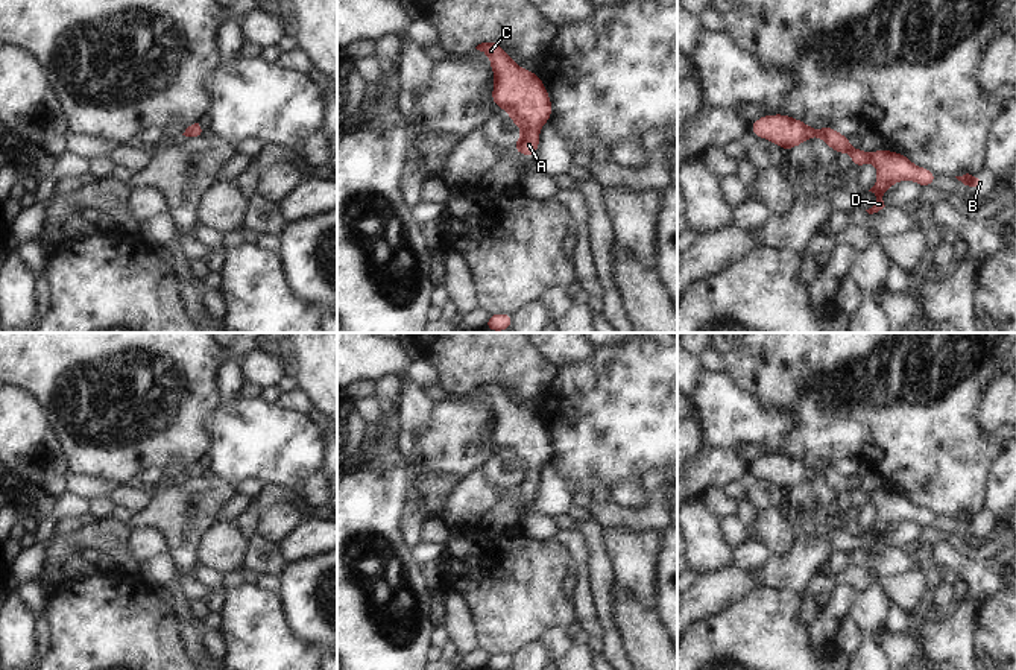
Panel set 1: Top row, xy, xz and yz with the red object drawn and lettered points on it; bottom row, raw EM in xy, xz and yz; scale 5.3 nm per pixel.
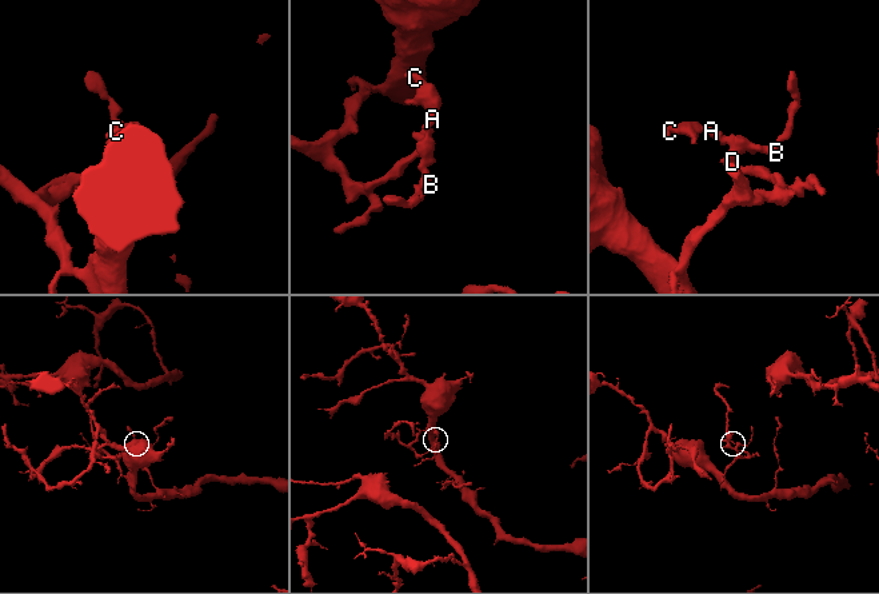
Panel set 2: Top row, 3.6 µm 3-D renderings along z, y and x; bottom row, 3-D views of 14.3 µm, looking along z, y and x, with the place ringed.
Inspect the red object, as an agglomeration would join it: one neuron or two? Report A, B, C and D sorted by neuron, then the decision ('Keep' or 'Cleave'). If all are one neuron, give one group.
Groups: A B C D. Keep.

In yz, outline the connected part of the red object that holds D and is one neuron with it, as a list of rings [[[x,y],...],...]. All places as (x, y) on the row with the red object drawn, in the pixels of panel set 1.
[[[785,114],[762,115],[755,120],[749,129],[759,138],[773,141],[784,150],[790,150],[811,137],[822,138],[837,153],[850,153],[852,166],[861,167],[866,163],[873,163],[878,170],[876,184],[869,190],[876,194],[872,208],[866,210],[869,214],[882,210],[882,194],[896,182],[911,179],[920,187],[931,187],[937,178],[929,169],[913,164],[907,155],[888,152],[884,147],[873,153],[866,153],[861,147],[854,149],[849,137],[838,134],[832,126],[812,129],[802,120],[788,117]]]

